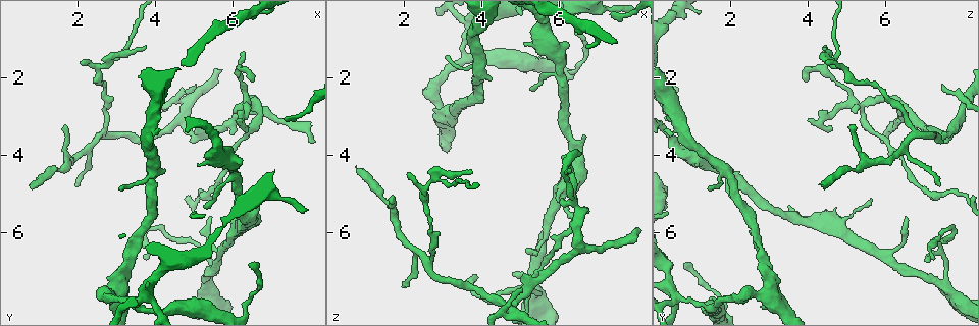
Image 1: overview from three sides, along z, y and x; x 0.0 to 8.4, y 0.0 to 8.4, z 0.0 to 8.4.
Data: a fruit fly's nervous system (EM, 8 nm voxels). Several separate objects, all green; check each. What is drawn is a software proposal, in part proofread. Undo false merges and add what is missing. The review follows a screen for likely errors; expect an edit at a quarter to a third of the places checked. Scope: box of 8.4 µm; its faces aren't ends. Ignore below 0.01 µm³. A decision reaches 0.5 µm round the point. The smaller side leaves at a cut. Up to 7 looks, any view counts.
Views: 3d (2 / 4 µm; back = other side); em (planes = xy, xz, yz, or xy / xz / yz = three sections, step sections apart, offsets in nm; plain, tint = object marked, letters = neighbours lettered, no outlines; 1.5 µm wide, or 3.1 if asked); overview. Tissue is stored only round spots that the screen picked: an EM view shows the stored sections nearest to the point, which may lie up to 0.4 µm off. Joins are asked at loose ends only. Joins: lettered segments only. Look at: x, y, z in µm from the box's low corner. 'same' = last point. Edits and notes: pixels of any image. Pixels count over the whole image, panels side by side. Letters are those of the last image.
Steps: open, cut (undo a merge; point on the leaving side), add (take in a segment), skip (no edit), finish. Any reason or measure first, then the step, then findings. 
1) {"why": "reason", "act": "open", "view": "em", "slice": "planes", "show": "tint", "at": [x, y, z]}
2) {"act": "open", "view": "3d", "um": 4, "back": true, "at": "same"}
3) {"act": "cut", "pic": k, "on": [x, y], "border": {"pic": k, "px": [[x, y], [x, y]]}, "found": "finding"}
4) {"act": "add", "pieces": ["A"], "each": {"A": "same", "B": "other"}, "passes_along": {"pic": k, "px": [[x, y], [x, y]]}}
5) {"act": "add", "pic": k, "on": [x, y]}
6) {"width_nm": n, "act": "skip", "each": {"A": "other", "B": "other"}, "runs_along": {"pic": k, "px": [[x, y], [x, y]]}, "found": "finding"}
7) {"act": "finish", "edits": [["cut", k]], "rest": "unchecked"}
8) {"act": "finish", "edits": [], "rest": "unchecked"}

{"why": "four arms meet", "act": "open", "view": "3d", "um": 4, "at": [3.65, 7.60, 0.60]}

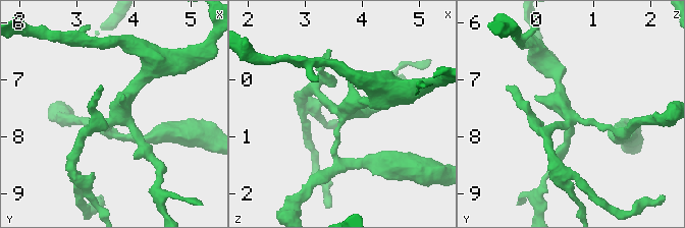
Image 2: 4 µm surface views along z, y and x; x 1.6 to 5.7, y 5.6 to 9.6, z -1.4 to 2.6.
{"arms": 4, "why": "now the EM", "act": "open", "view": "em", "slice": "planes", "show": "tint", "at": [3.65, 7.65, 0.65]}

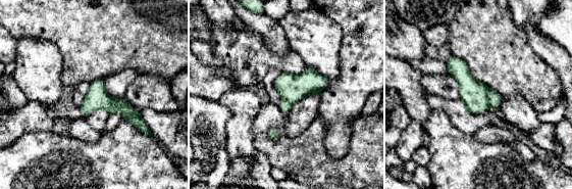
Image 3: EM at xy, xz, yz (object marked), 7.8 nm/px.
{"why": "what lies round it", "act": "open", "view": "em", "slice": "planes", "show": "letters", "at": "same"}

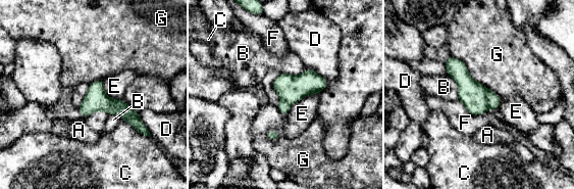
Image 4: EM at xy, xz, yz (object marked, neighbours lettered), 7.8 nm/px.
{"width_nm": 190, "act": "cut", "pic": 4, "on": [472, 94], "each": {"A": "other", "B": "other", "C": "other", "D": "other", "E": "other", "F": "other", "G": "other"}, "found": "a second cell is stuck on"}

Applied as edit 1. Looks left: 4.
{"why": "thin end", "act": "open", "view": "3d", "um": 2, "at": [3.10, 4.85, 1.40]}

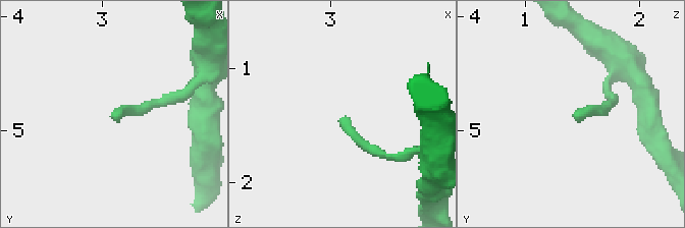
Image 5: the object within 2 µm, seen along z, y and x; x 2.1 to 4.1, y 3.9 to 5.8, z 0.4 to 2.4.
{"act": "open", "view": "em", "slice": "yz", "step": 8, "show": "letters", "at": [3.10, 4.88, 1.42]}

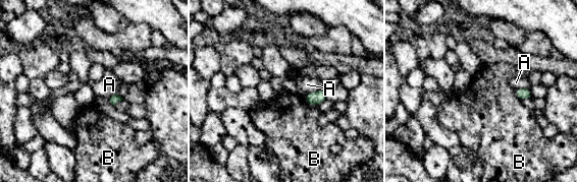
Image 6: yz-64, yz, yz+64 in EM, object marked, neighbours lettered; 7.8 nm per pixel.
{"act": "open", "view": "em", "slice": "planes", "show": "letters", "at": "same"}

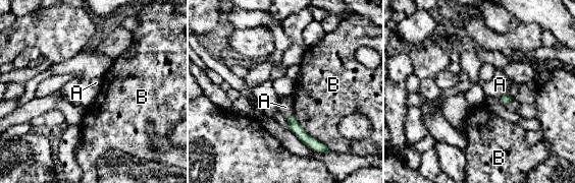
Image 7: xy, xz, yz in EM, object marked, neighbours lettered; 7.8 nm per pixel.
{"width_nm": 70, "act": "skip", "each": {"A": "other", "B": "other"}, "border": {"pic": 7, "px": [[293, 113], [285, 117]]}, "found": "none of them fits"}

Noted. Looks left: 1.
{"act": "finish", "edits": [["cut", 4]], "rest": "unchecked"}

